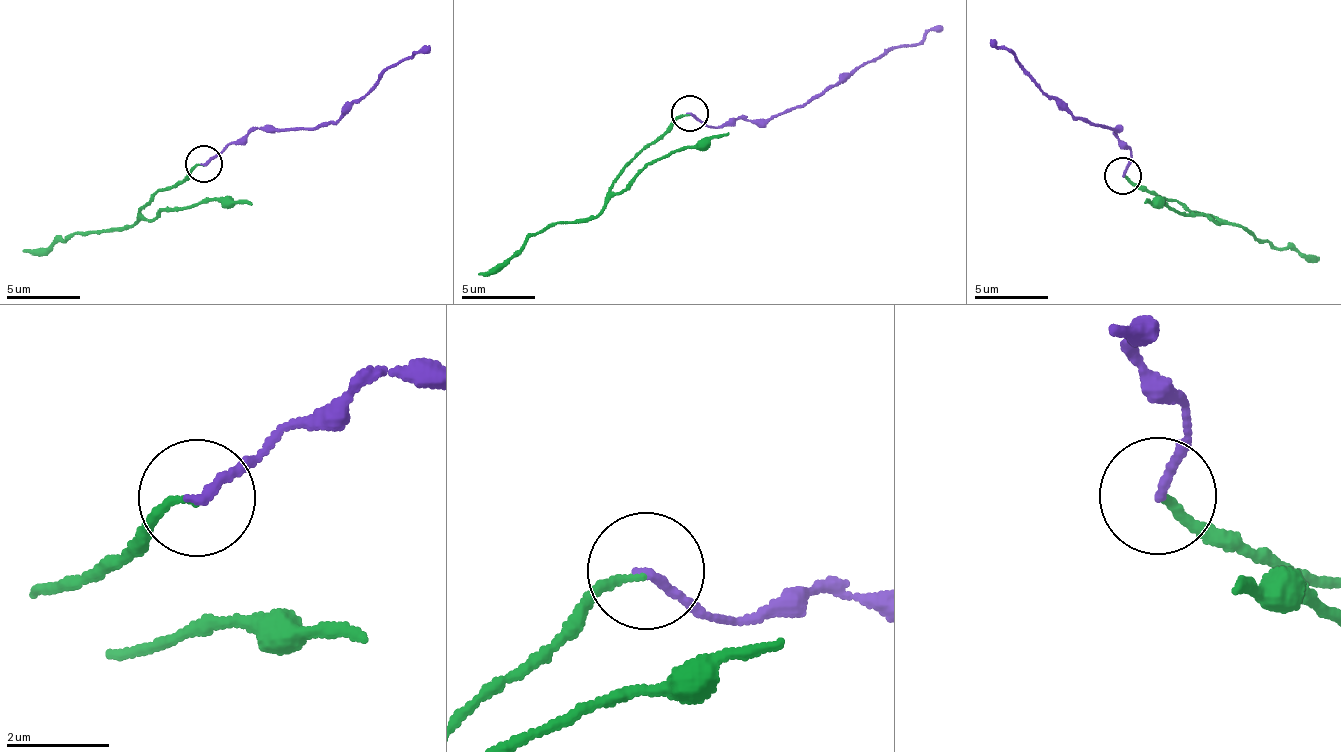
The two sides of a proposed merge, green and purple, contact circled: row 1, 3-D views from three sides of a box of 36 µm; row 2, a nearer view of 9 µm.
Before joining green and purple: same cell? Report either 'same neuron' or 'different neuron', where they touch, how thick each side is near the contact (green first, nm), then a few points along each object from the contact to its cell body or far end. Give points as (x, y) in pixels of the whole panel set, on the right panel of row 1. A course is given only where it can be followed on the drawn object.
same neuron | (1123, 175) | 130/170 nm | green via (1126, 175), (1189, 210), (1240, 228), (1267, 243), (1318, 259) | purple via (1122, 174), (1130, 160), (1119, 132), (1068, 111), (1022, 68), (1011, 52), (989, 38)

